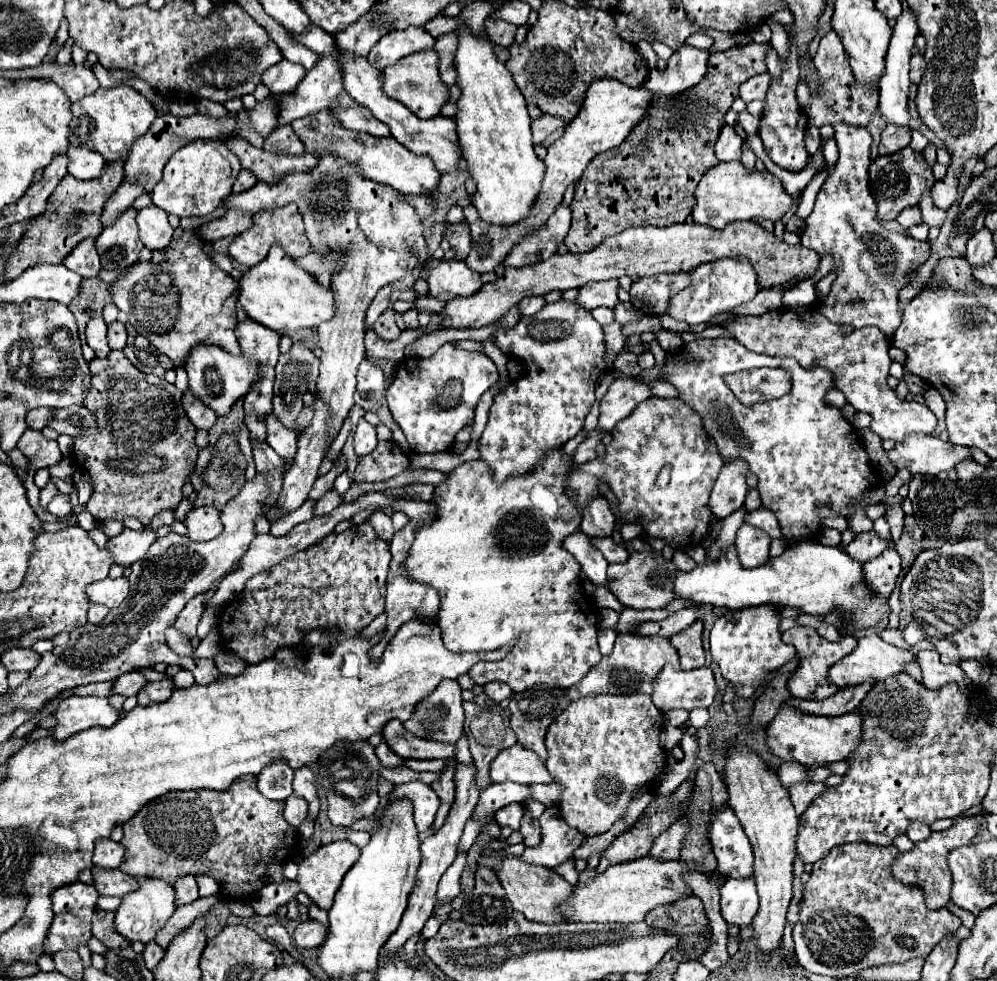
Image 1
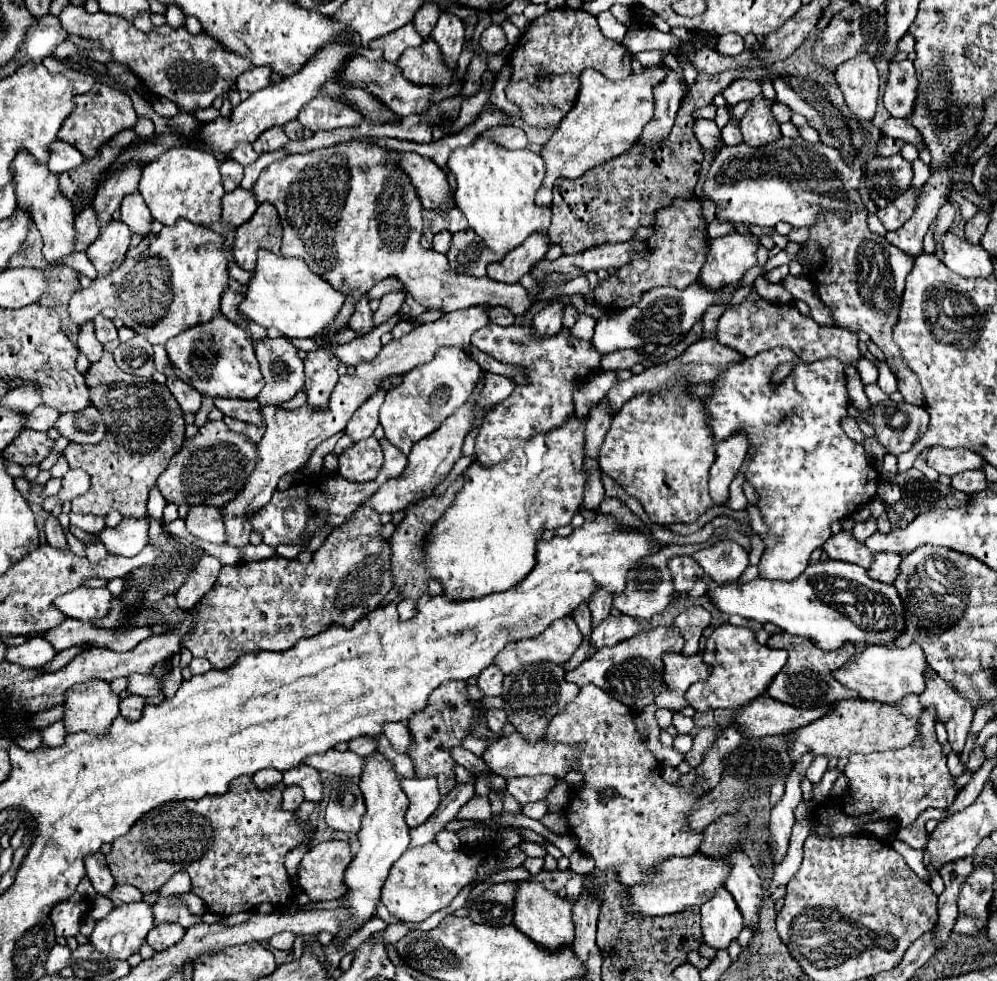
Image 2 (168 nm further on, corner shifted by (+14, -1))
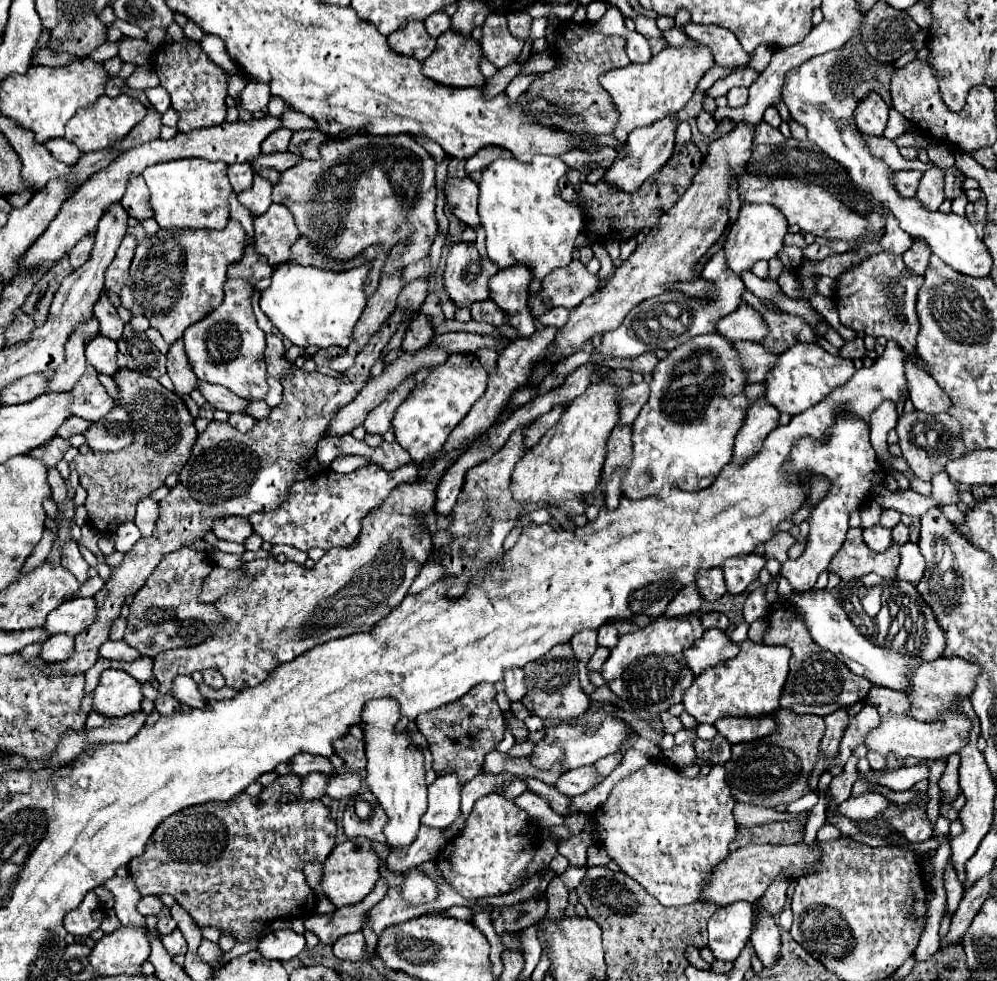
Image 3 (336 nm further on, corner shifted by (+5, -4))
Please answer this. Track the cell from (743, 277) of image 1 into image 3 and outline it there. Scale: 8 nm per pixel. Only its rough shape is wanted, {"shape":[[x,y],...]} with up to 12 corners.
{"shape":[[747,203],[727,243],[741,275],[783,247],[787,219],[777,207]]}

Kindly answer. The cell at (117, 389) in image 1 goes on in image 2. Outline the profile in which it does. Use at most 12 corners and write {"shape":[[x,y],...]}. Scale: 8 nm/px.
{"shape":[[112,352],[84,378],[108,432],[70,442],[92,488],[72,512],[146,518],[186,440],[168,388]]}

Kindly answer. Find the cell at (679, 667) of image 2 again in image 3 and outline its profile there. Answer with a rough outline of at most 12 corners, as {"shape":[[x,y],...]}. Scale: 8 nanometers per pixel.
{"shape":[[707,629],[685,659],[695,675],[739,653],[725,631]]}

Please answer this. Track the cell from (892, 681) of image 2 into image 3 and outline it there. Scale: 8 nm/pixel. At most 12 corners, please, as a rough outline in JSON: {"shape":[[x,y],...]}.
{"shape":[[941,657],[911,675],[911,715],[939,721],[981,667]]}

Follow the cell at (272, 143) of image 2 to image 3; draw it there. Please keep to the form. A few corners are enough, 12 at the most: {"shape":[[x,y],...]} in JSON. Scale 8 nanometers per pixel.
{"shape":[[273,131],[263,141],[263,153],[287,151],[293,131]]}

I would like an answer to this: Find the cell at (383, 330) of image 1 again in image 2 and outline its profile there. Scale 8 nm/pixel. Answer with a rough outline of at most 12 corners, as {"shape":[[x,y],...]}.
{"shape":[[390,292],[372,314],[374,326],[400,312],[404,292]]}

